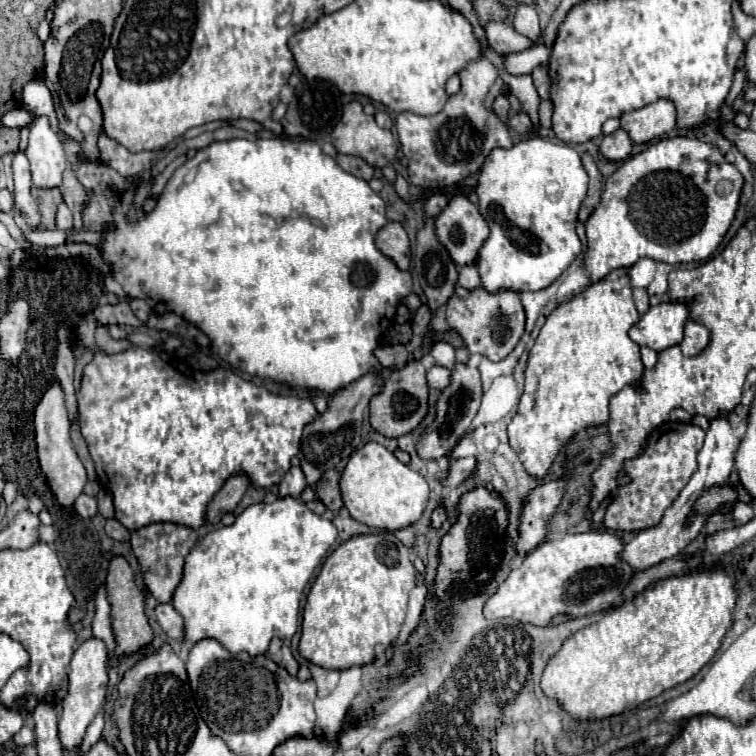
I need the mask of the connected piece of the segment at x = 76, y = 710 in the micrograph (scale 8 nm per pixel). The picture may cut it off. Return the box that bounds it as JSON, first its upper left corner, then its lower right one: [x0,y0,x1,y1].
[59,637,107,749]

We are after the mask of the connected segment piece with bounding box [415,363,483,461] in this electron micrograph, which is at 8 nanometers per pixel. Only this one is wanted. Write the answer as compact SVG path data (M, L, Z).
M455 363L451 369L451 381L441 391L437 403L435 403L435 419L421 431L419 441L415 443L415 451L421 459L437 461L441 457L449 457L453 447L459 443L463 433L471 427L471 421L475 419L481 403L481 373L477 367L469 367L465 363Z

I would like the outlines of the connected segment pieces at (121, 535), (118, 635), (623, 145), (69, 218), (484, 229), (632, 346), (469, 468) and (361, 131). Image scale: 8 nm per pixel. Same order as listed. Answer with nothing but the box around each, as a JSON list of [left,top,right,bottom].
[[105,519,131,541],[107,557,153,655],[599,129,633,161],[57,203,73,231],[435,197,489,265],[509,269,643,477],[445,457,477,487],[333,101,397,169]]

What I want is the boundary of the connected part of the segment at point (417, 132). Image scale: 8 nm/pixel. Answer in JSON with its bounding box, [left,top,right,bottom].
[395,57,513,189]

